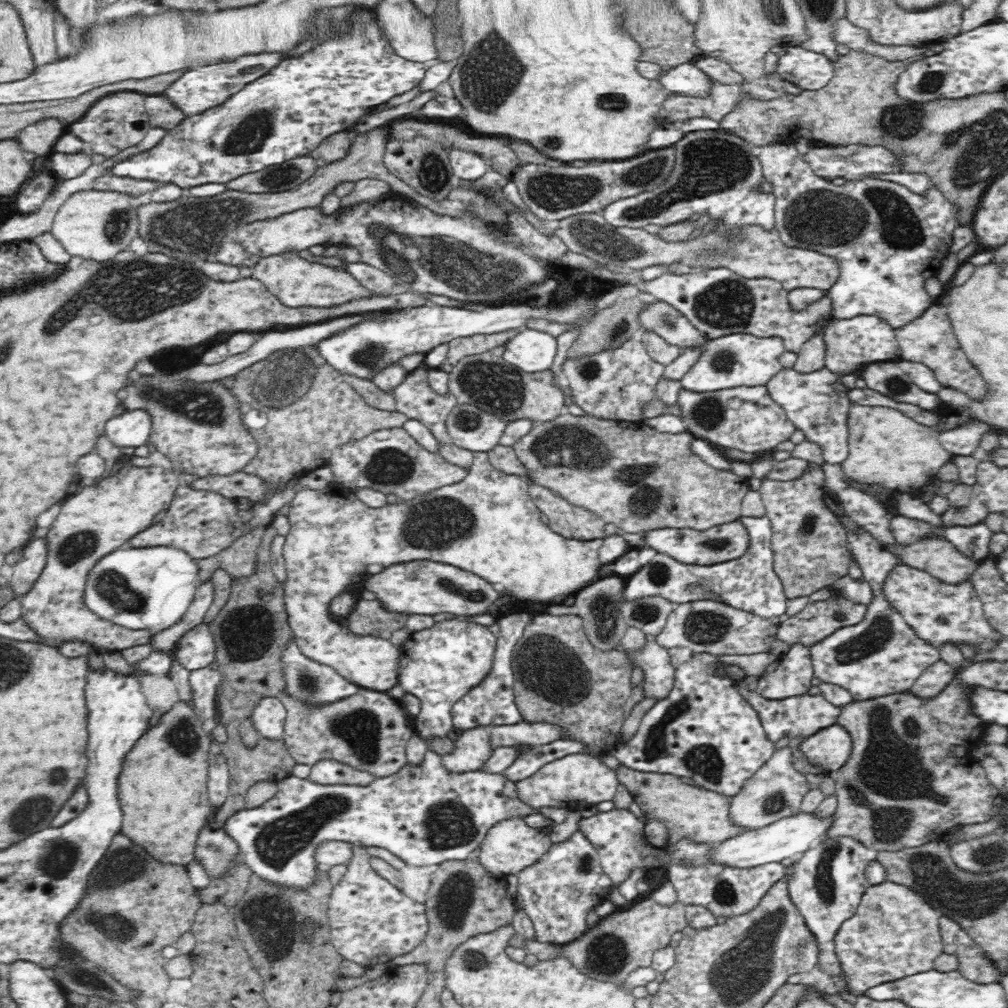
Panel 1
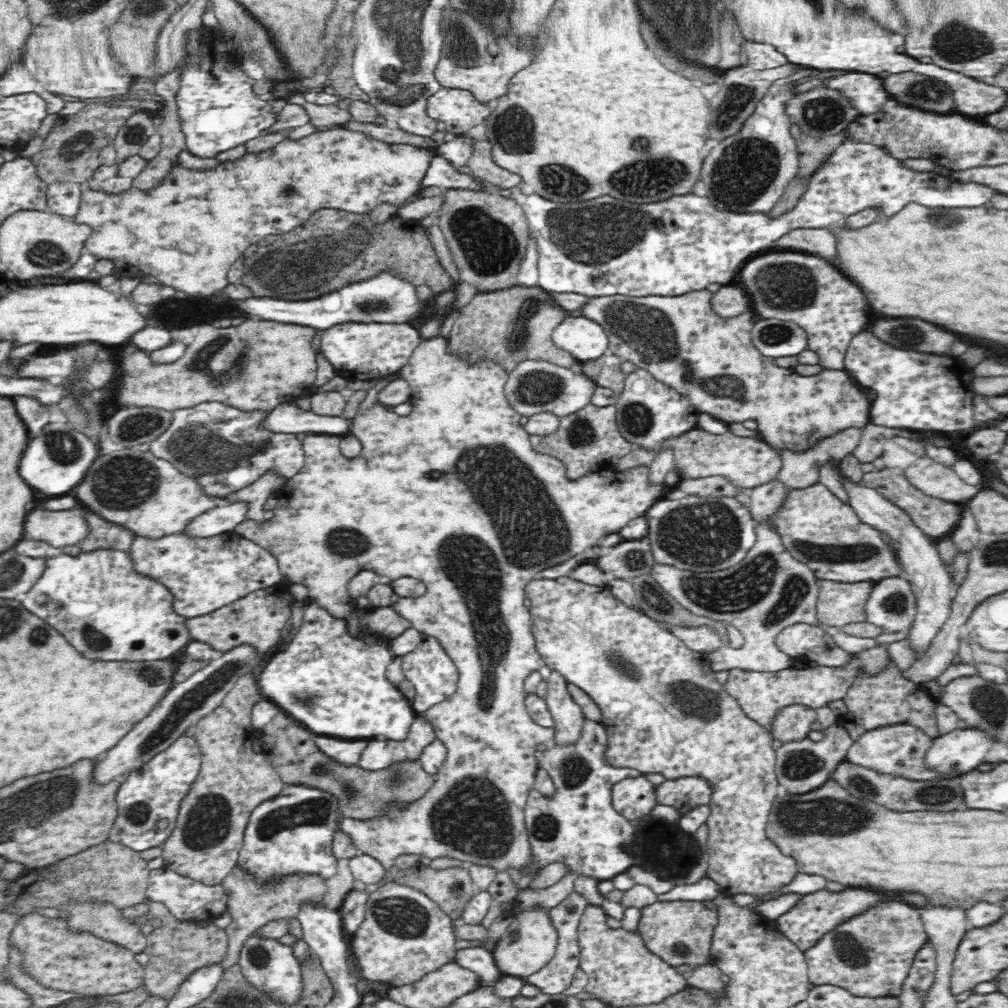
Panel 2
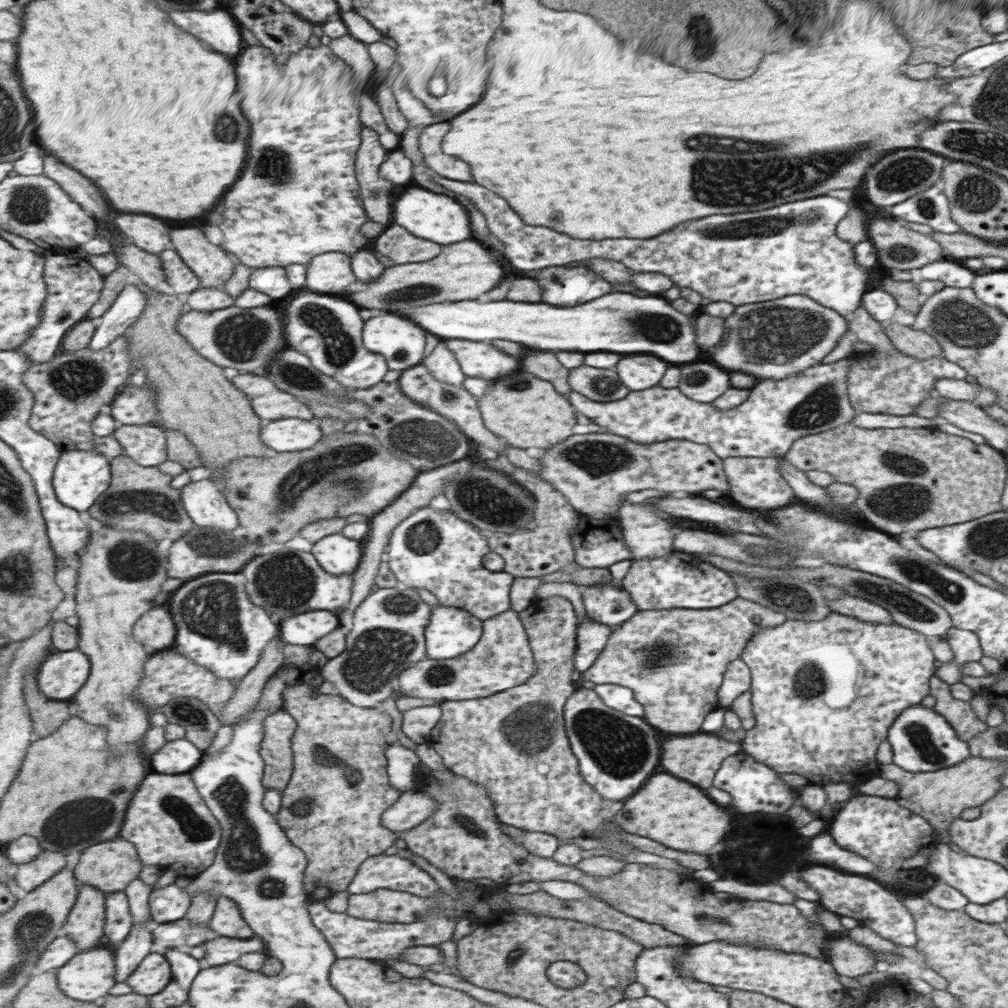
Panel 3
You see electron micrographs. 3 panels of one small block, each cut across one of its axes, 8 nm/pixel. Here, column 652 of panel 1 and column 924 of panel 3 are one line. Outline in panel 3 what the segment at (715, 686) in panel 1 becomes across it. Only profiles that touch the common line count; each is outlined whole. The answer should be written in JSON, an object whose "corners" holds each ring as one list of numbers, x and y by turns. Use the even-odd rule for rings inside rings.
{"corners":[[908,706,888,730,887,742,891,745,892,764,911,773,925,773,959,765,971,756,968,742,956,735,953,727,932,708]]}

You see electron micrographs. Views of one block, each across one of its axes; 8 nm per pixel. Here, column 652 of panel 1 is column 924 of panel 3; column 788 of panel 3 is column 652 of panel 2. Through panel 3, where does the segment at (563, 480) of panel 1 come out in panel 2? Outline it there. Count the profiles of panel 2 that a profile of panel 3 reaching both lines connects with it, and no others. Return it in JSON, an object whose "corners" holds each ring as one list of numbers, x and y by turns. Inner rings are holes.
{"corners":[[700,428,689,430,684,434,674,438,668,438,662,442,658,450,645,448,645,446,633,446,633,449,625,454,614,467,615,471,627,471,632,467,653,463,656,455,663,450,672,449,674,453,673,470,684,479,706,478,707,476,723,476,739,490,748,490,755,486,766,484,777,478,780,468,782,468,782,457,780,453,768,443,754,438,742,438,734,433,715,435]]}

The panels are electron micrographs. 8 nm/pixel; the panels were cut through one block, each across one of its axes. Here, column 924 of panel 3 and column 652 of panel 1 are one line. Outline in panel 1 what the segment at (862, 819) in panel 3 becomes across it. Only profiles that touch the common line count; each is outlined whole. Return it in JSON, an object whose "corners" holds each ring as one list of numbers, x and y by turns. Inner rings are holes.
{"corners":[[629,810,598,812,590,818,582,818,579,828,592,846,597,848,603,872,610,877,615,886,626,880,634,868,648,870,656,866,656,854,660,850,668,849,665,825,658,820,636,818]]}

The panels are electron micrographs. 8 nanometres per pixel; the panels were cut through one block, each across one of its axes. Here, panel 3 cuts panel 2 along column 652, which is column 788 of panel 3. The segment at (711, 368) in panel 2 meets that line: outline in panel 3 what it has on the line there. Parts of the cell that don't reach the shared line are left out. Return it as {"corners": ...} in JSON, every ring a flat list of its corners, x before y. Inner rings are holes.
{"corners":[[801,294,735,306,735,312,729,318,725,318,723,328,723,340,717,344,717,348,711,346,707,350,711,360,735,372,753,374,759,380,781,380,789,374,815,366,835,348,841,336,848,332,847,318],[743,316,749,320,749,326,757,334,761,334,759,338,733,338,733,328,737,332]]}

